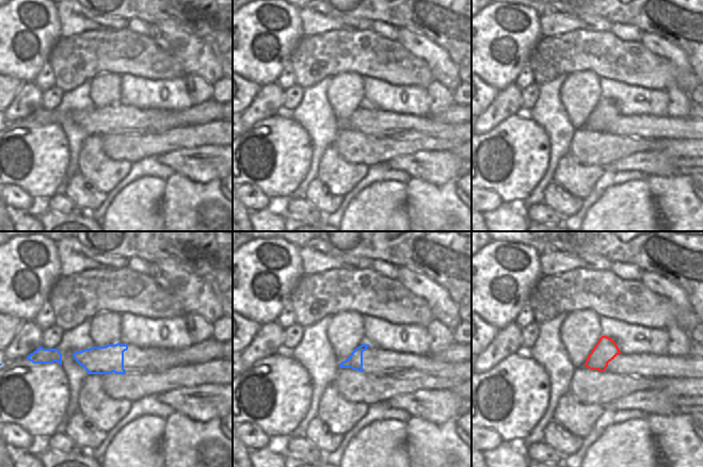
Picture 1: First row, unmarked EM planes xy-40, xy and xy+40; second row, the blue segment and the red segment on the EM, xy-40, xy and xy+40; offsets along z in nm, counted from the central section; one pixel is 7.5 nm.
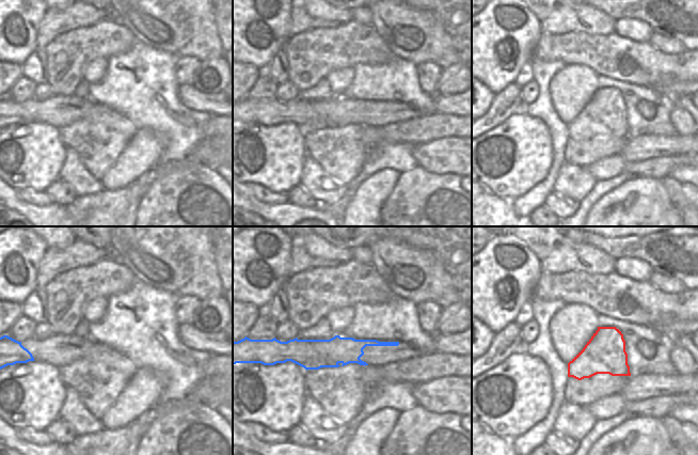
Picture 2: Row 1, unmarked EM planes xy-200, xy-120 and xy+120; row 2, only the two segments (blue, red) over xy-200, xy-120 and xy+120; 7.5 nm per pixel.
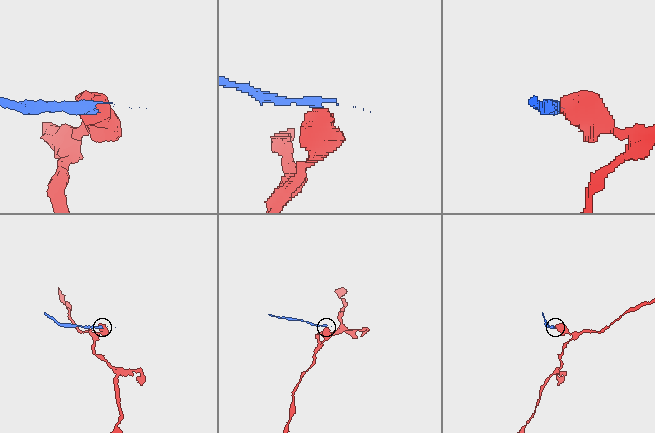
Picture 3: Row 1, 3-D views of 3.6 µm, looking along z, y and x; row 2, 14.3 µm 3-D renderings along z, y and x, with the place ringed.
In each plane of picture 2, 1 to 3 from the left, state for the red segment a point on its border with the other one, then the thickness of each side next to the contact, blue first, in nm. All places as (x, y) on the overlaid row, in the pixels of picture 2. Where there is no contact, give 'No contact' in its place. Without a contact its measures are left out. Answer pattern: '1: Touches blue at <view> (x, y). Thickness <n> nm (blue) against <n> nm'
1: No contact
2: No contact
3: No contact

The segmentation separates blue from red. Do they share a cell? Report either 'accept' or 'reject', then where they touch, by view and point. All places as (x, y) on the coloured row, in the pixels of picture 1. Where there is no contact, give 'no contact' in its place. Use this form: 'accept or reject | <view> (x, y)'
reject | no contact

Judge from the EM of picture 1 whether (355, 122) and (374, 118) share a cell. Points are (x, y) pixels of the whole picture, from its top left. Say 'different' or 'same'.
same

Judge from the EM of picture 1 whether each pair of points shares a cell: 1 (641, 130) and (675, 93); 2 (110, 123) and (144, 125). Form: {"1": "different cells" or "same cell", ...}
{"1": "different cells", "2": "same cell"}

